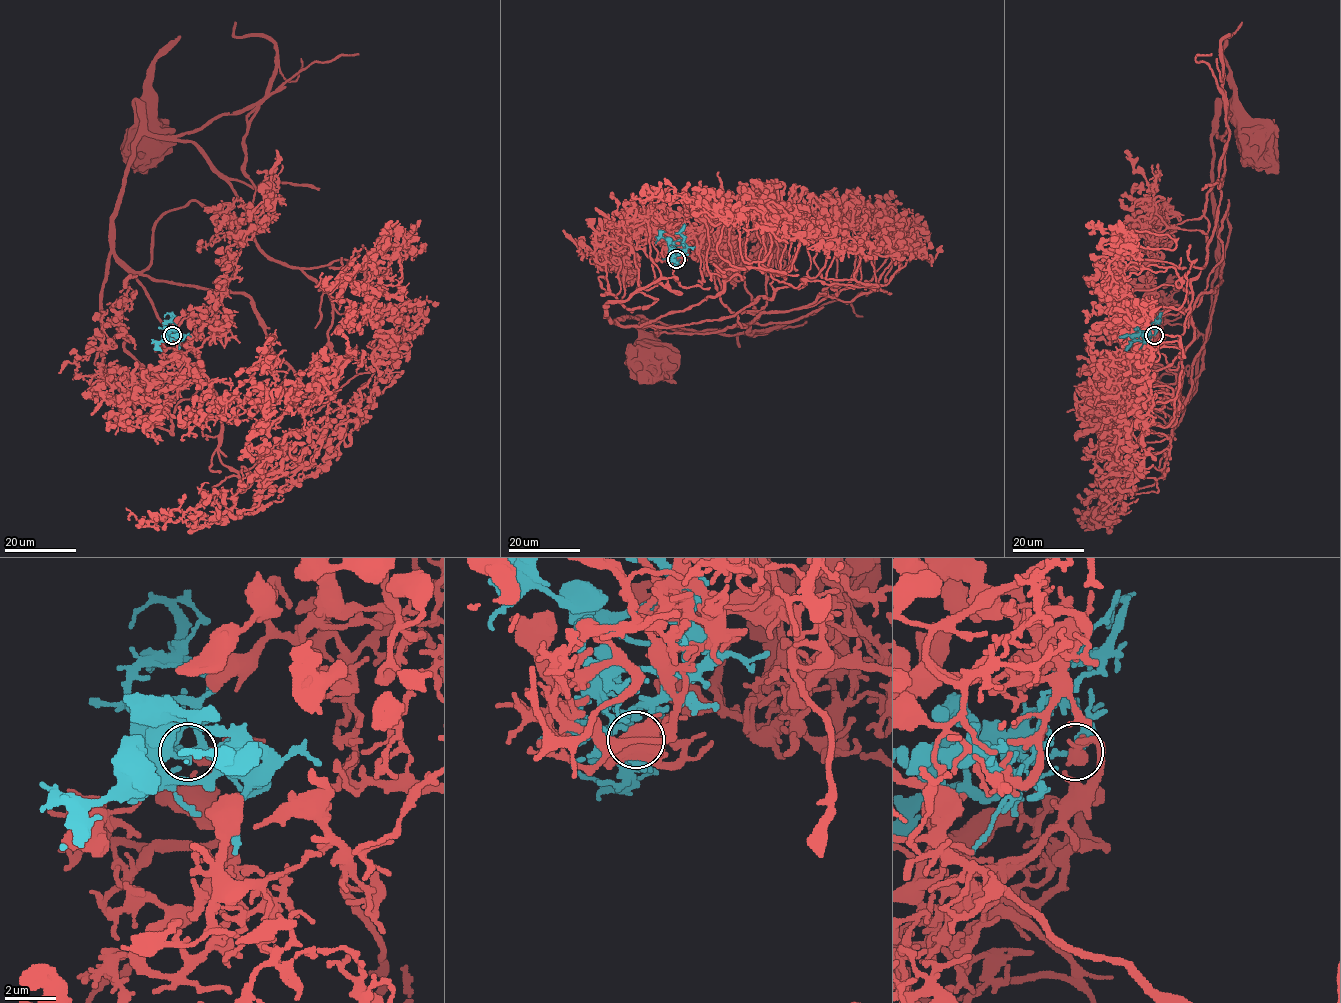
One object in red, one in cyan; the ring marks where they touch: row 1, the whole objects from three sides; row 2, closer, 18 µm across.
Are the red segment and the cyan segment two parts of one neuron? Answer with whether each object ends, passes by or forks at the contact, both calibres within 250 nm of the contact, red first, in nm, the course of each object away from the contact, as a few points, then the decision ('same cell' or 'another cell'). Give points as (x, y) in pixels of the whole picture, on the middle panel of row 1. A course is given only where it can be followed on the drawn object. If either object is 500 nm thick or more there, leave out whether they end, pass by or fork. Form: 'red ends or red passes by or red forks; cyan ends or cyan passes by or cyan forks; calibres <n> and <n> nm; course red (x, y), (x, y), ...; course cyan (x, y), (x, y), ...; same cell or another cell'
red ends; cyan passes by; calibres 480 and 240 nm; course red (676, 259), (663, 248), (652, 265), (665, 285), (656, 280), (608, 303), (611, 322), (644, 317), (651, 358); course cyan (676, 259), (673, 258), (672, 247), (682, 243), (680, 230), (684, 223); same cell

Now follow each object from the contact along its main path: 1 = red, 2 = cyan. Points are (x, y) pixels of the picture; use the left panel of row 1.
1: (172, 334), (148, 387), (163, 416), (152, 425), (105, 366), (101, 307), (141, 102), (147, 131)
2: (172, 334), (168, 332), (172, 330), (180, 337)

